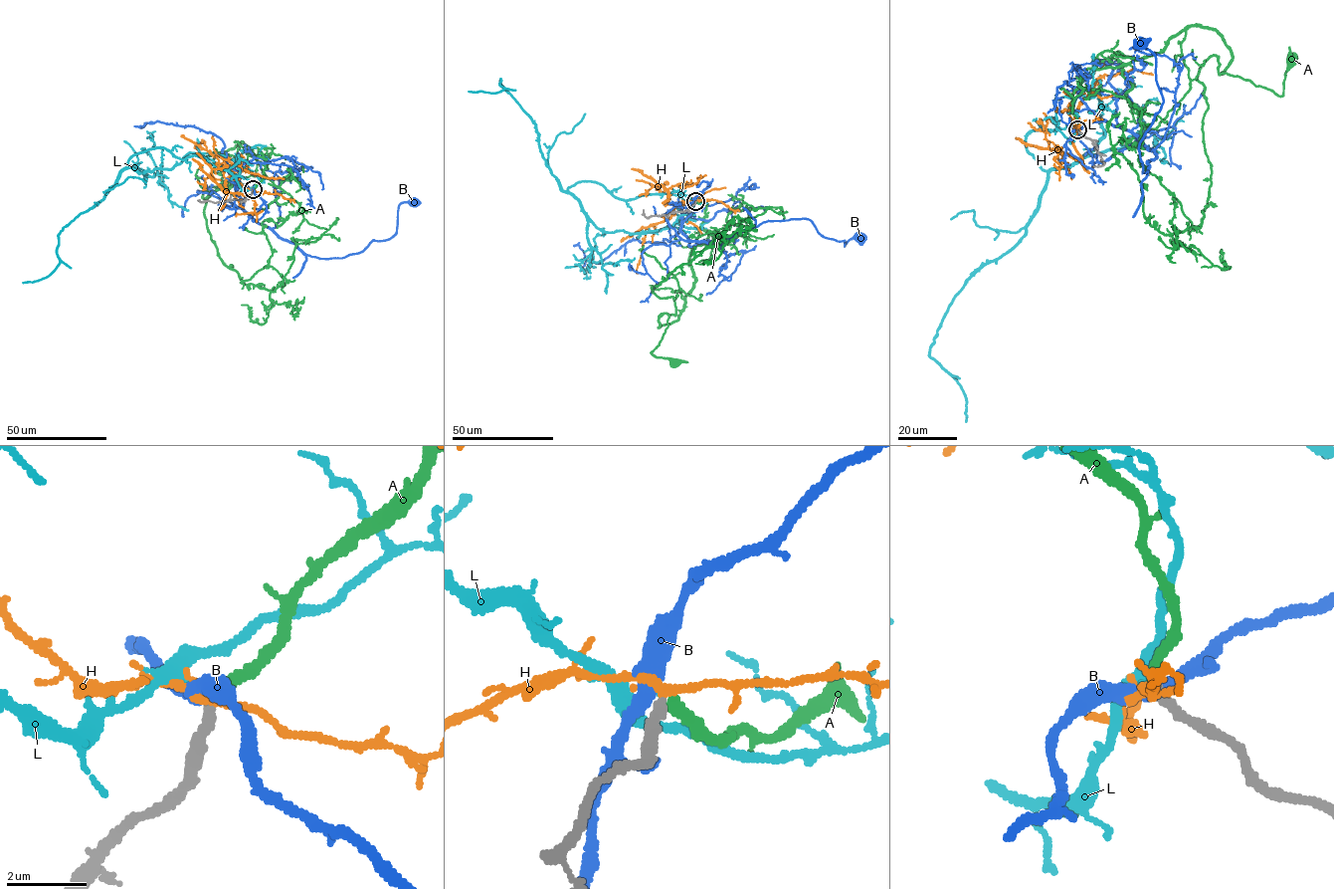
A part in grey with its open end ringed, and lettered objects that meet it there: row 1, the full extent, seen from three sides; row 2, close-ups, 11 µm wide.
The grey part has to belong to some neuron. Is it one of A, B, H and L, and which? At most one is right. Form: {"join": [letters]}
{"join": ["A"]}

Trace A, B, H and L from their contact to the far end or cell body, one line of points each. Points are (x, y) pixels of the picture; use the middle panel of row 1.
A: (695, 201), (706, 206), (694, 286), (678, 319), (659, 319), (666, 313), (667, 327), (651, 353), (675, 363)
B: (694, 201), (680, 229), (689, 241), (728, 240), (761, 223), (800, 218), (844, 246), (858, 236)
H: (695, 201), (674, 204), (667, 202), (667, 189), (694, 183), (698, 178), (690, 186), (679, 187)
L: (695, 201), (677, 191), (625, 200), (583, 181), (563, 190), (536, 126), (500, 79), (499, 92), (468, 91)

